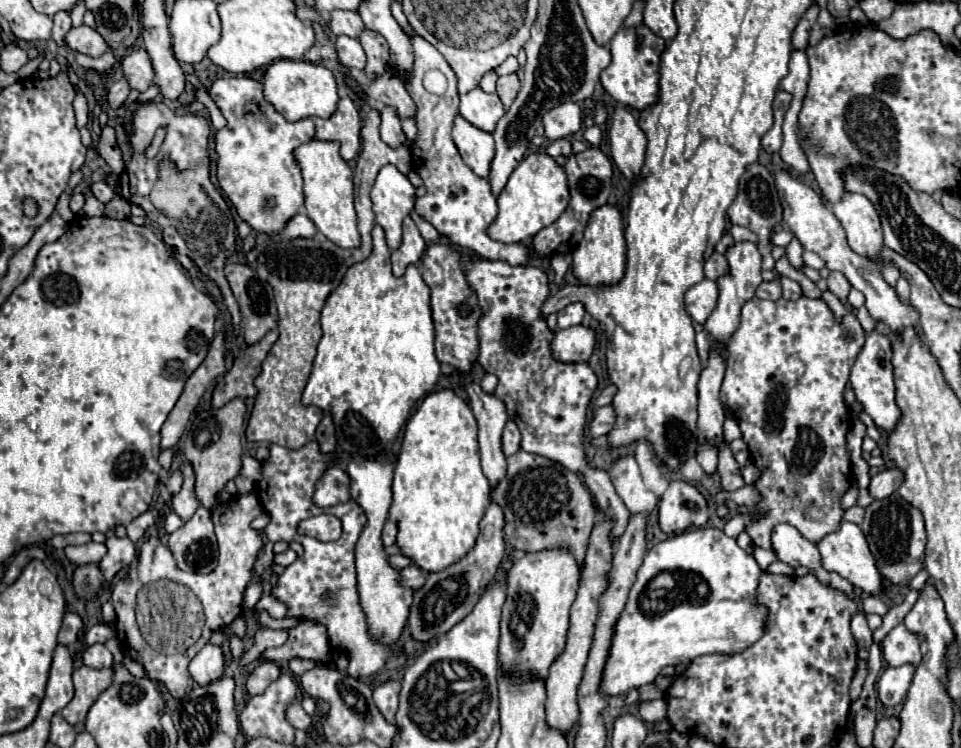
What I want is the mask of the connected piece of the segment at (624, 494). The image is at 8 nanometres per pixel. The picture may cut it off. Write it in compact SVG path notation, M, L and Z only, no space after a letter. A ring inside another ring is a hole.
M620 457L620 461L616 461L608 473L618 497L624 501L630 513L644 513L648 517L654 511L654 507L658 505L658 497L642 483L640 469L634 457Z

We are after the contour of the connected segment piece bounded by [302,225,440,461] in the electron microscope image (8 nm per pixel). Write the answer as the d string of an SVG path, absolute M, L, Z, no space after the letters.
M376 225L372 237L372 255L360 265L352 265L344 281L326 299L322 309L324 333L317 346L312 375L302 393L302 403L316 405L332 417L338 451L352 457L386 461L390 445L396 441L412 409L434 391L440 377L440 363L434 355L436 331L430 309L430 287L414 265L406 269L404 277L394 277L384 229Z

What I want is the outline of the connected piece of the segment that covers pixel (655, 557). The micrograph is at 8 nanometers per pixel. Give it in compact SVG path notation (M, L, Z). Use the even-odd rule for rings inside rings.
M700 527L696 531L686 531L682 535L676 535L668 541L662 541L658 545L654 545L646 555L644 555L644 561L636 573L636 581L634 585L630 587L630 595L628 595L628 601L626 601L626 607L620 615L620 621L616 623L616 637L612 639L612 649L610 649L610 655L608 655L608 665L604 667L604 695L620 695L620 693L626 693L628 689L638 689L642 685L648 685L652 683L658 673L666 667L666 665L678 665L678 663L688 663L700 655L736 655L748 647L752 647L764 633L766 633L766 617L768 617L768 609L760 603L756 603L756 591L758 591L758 583L760 583L760 577L762 577L764 569L756 563L754 555L746 553L738 543L736 543L736 537L726 537L724 531L716 529L716 527ZM662 573L670 573L672 579L674 579L674 585L672 587L656 587L656 589L650 589L650 581L654 581L658 575Z

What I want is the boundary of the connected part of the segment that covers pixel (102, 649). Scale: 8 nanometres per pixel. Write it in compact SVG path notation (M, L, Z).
M100 643L86 647L86 651L82 653L82 661L84 661L84 665L88 665L92 669L102 669L102 667L114 665L112 653L106 649L106 645L100 645Z

